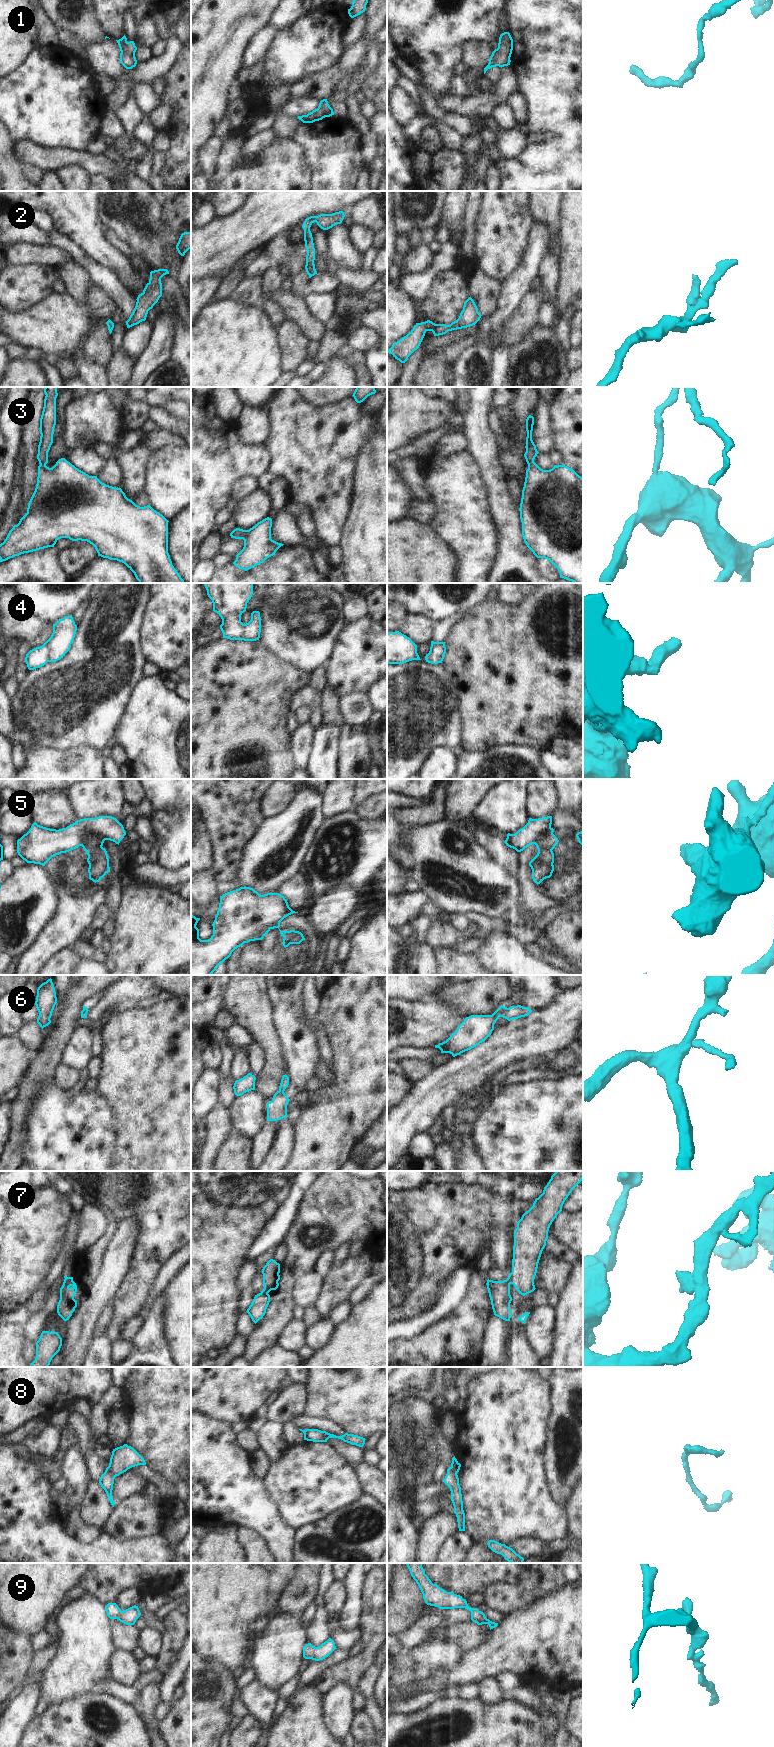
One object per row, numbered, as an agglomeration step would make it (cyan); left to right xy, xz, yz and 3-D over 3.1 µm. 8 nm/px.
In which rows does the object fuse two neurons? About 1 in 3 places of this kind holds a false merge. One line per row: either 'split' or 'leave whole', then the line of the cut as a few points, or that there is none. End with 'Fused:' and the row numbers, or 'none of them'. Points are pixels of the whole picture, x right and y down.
1: leave whole | no cut
2: leave whole | no cut
3: leave whole | no cut
4: leave whole | no cut
5: split | xy (101, 846), (87, 852)
6: split | yz (507, 1008), (500, 1016)
7: split | xz (261, 1292), (267, 1294)
8: split | xy (108, 1466), (115, 1476)
9: leave whole | no cut
Fused: 5, 6, 7, 8

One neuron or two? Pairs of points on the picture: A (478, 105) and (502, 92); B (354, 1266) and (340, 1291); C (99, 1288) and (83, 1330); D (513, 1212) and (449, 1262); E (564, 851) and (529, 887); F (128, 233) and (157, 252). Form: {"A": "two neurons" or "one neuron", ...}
{"A": "one neuron", "B": "one neuron", "C": "one neuron", "D": "one neuron", "E": "one neuron", "F": "one neuron"}

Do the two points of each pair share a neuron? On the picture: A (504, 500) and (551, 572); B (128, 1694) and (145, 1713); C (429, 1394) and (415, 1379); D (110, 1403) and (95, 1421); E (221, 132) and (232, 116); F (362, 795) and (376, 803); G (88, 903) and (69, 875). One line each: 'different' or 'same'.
A: different
B: different
C: different
D: same
E: same
F: different
G: same

